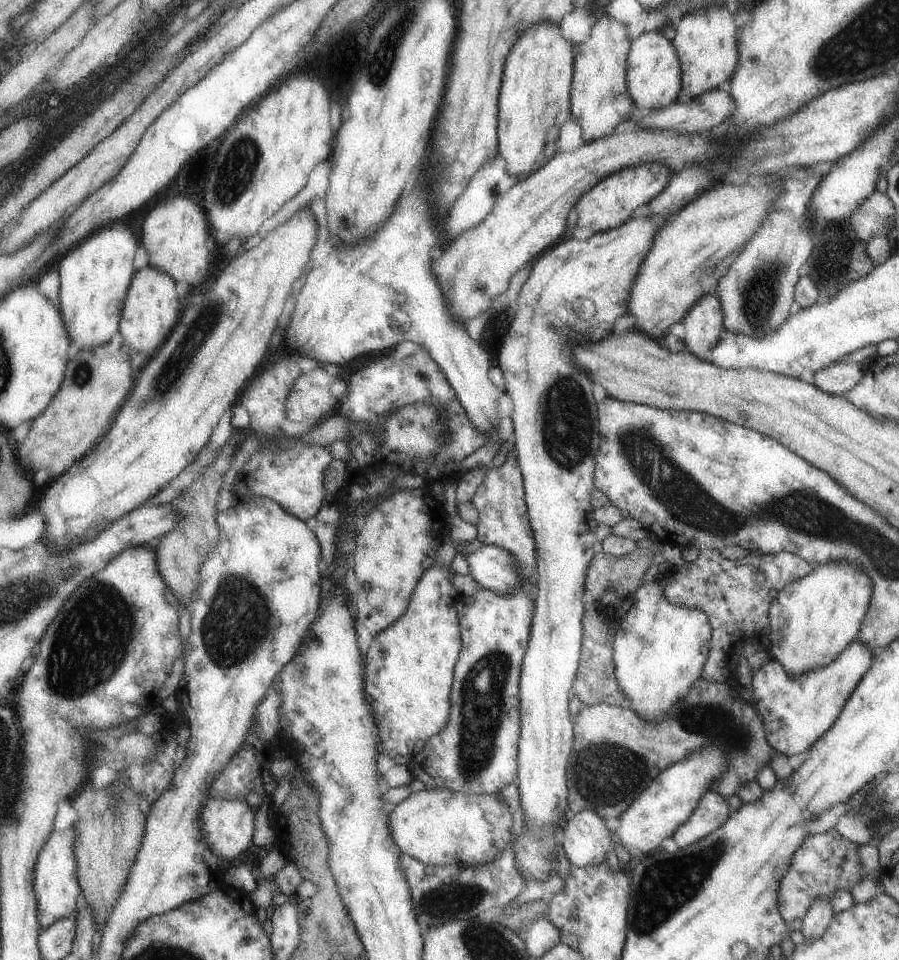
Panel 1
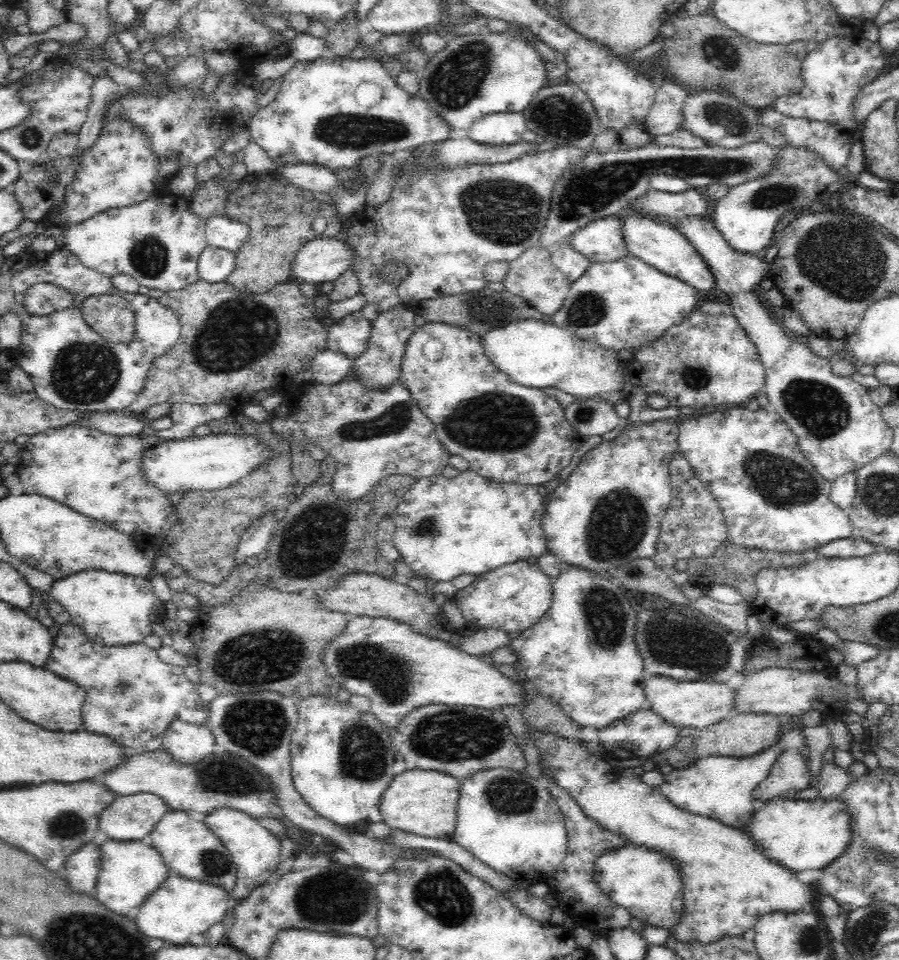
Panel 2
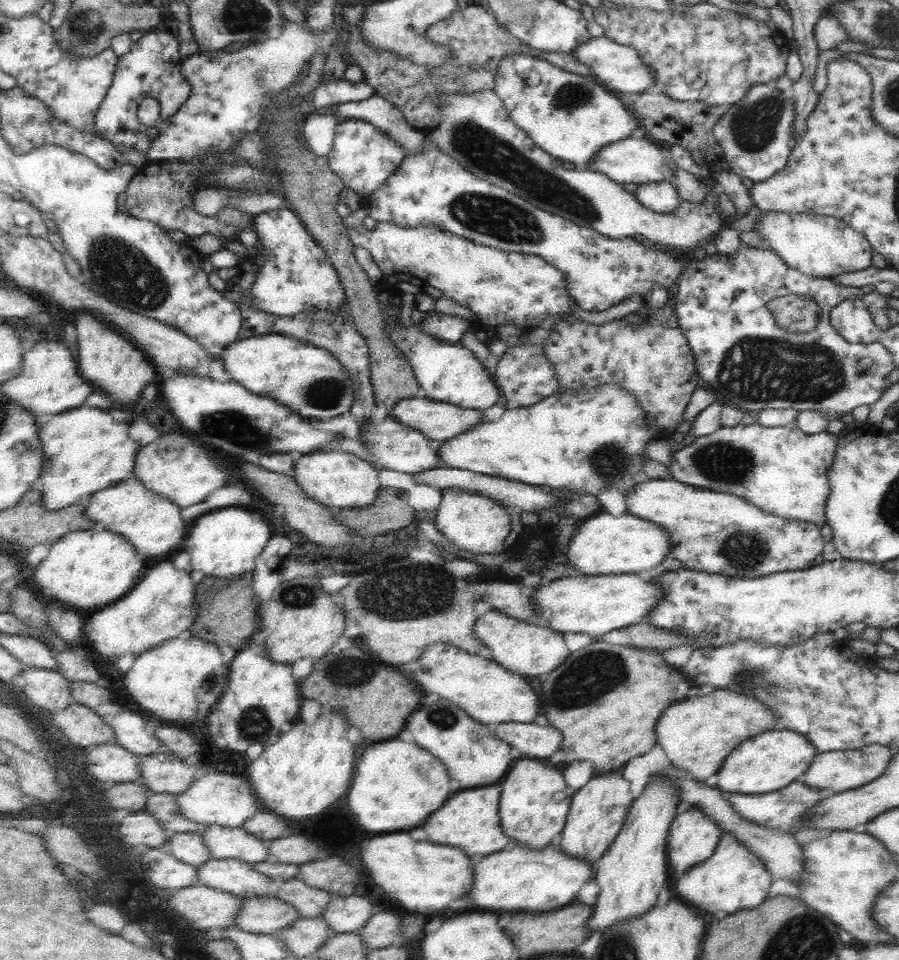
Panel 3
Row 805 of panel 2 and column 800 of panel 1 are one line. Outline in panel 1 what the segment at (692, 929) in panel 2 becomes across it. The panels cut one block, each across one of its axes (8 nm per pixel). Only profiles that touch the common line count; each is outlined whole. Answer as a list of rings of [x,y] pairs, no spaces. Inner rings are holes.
[[[833,558],[829,562],[811,564],[811,570],[801,578],[787,582],[769,604],[769,652],[789,674],[801,674],[817,666],[833,662],[851,642],[855,642],[863,616],[869,608],[873,582],[867,570],[851,558]]]

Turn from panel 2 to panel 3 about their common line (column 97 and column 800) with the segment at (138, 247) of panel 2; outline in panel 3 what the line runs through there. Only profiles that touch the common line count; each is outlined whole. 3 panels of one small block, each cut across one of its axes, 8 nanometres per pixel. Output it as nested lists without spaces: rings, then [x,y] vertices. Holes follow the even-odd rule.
[[[763,212],[761,220],[757,222],[755,230],[763,238],[763,246],[771,248],[777,256],[781,256],[781,262],[785,262],[787,268],[795,268],[797,272],[813,278],[833,278],[841,274],[853,274],[865,268],[871,268],[871,244],[857,232],[851,230],[845,222],[837,218],[827,216],[807,216],[807,214],[767,214]]]

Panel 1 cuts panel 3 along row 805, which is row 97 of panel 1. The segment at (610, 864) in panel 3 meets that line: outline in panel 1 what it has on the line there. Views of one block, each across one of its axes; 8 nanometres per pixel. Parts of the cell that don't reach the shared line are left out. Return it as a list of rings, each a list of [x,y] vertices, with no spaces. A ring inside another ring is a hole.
[[[663,30],[643,32],[635,40],[631,40],[631,46],[627,50],[627,92],[633,102],[633,106],[641,112],[663,108],[673,104],[683,94],[683,82],[681,82],[681,60],[677,56],[677,48],[673,46],[673,40],[667,40]]]

